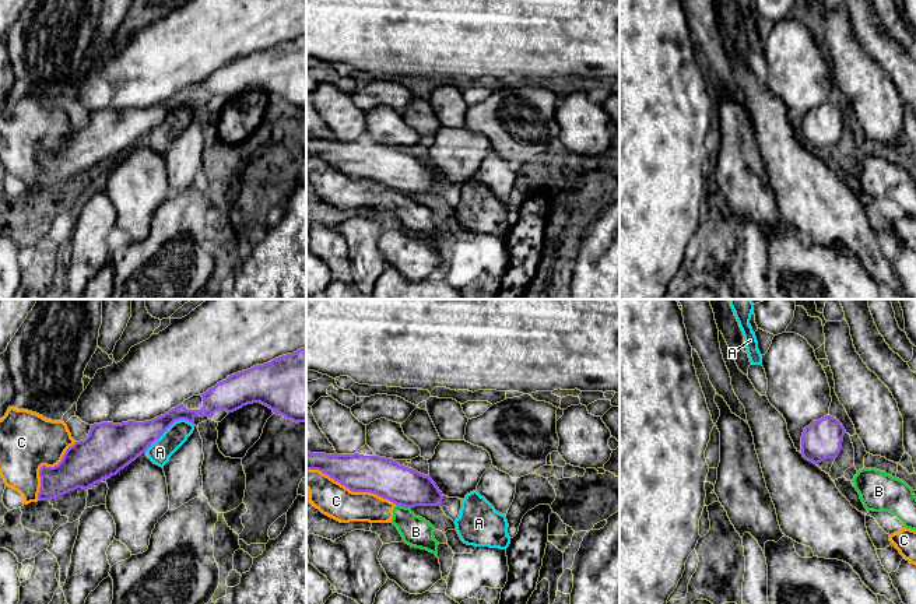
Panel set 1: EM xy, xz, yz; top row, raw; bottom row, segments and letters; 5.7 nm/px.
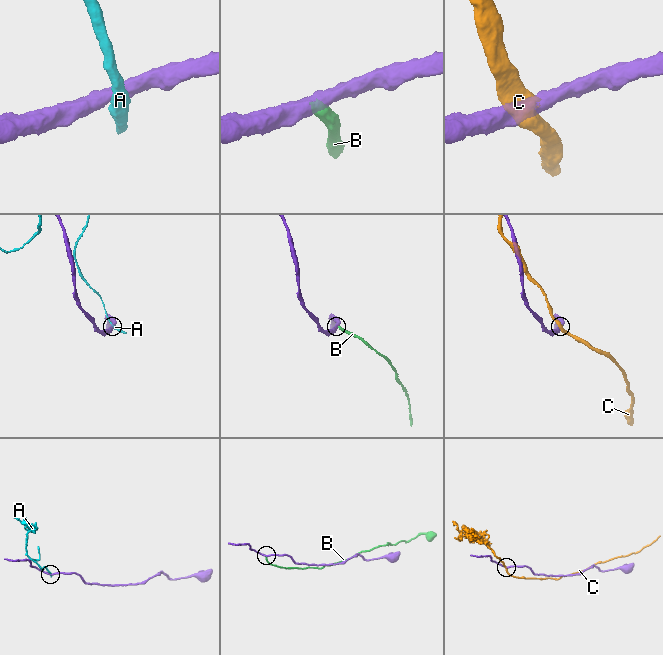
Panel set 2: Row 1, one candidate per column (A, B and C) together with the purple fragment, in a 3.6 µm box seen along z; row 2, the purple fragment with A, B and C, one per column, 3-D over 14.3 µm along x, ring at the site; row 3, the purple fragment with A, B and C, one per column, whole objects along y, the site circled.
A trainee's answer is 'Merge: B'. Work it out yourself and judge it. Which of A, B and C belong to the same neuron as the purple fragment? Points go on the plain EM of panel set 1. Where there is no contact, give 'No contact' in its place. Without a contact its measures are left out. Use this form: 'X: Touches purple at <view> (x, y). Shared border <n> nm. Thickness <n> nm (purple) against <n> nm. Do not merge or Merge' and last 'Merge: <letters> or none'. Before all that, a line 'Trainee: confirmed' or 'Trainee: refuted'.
Trainee: refuted
A: Touches purple at xy (169, 112). Shared border 340 nm. Thickness 220 nm (purple) against 130 nm. Do not merge
B: Touches purple at xz (403, 192). Shared border 90 nm. Thickness 220 nm (purple) against 170 nm. Do not merge
C: Touches purple at xz (351, 176). Shared border 550 nm. Thickness 220 nm (purple) against 200 nm. Do not merge
Merge: none

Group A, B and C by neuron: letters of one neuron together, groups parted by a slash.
A / B C

